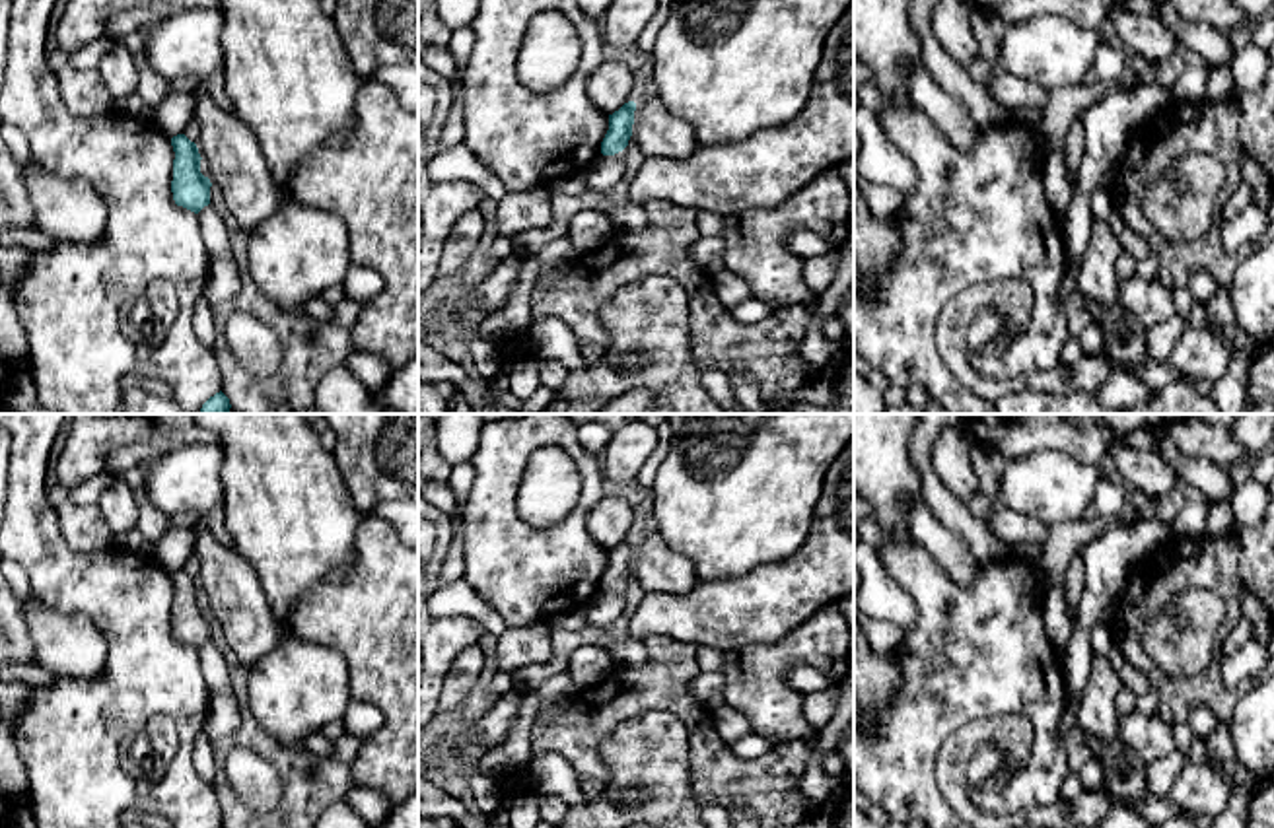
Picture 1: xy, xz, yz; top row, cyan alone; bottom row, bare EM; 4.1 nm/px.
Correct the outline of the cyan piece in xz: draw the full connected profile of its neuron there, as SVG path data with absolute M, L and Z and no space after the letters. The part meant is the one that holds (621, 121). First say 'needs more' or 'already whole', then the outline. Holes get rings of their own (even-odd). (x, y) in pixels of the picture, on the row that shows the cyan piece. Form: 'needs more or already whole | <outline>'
needs more | M628 101L619 111L609 115L609 130L601 142L601 157L626 161L628 140L632 136L636 103Z

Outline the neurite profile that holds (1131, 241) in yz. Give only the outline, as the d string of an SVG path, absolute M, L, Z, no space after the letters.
M1124 229L1118 235L1118 241L1120 241L1122 251L1130 253L1136 260L1144 260L1151 257L1151 249L1148 241L1130 229Z

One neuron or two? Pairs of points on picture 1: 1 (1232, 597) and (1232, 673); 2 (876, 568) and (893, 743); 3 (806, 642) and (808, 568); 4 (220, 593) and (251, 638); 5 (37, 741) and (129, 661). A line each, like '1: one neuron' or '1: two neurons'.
1: two neurons
2: two neurons
3: two neurons
4: one neuron
5: one neuron

